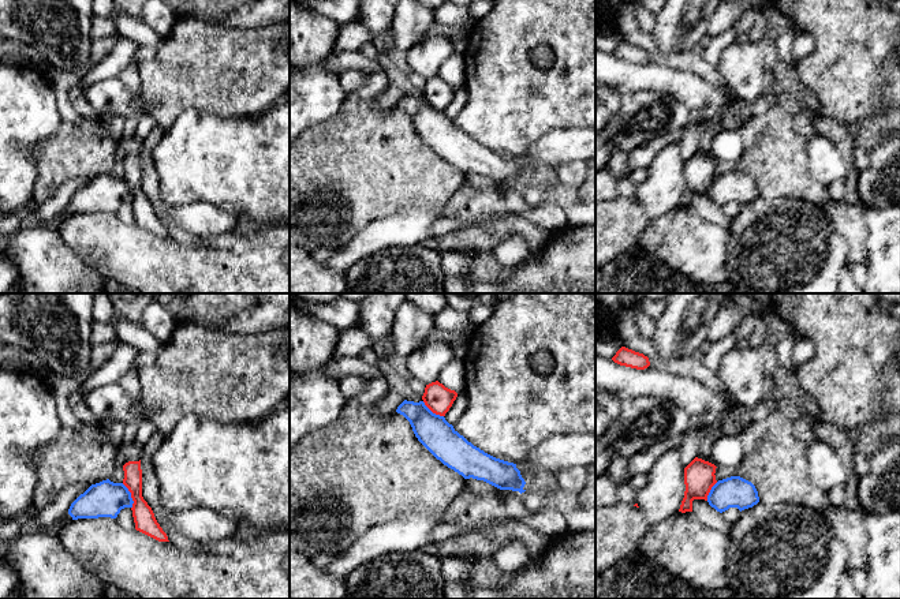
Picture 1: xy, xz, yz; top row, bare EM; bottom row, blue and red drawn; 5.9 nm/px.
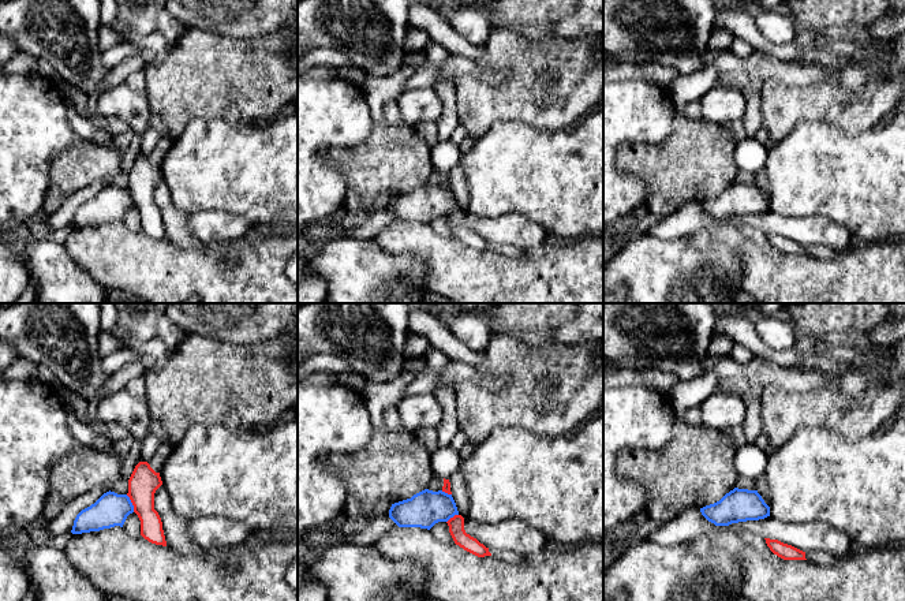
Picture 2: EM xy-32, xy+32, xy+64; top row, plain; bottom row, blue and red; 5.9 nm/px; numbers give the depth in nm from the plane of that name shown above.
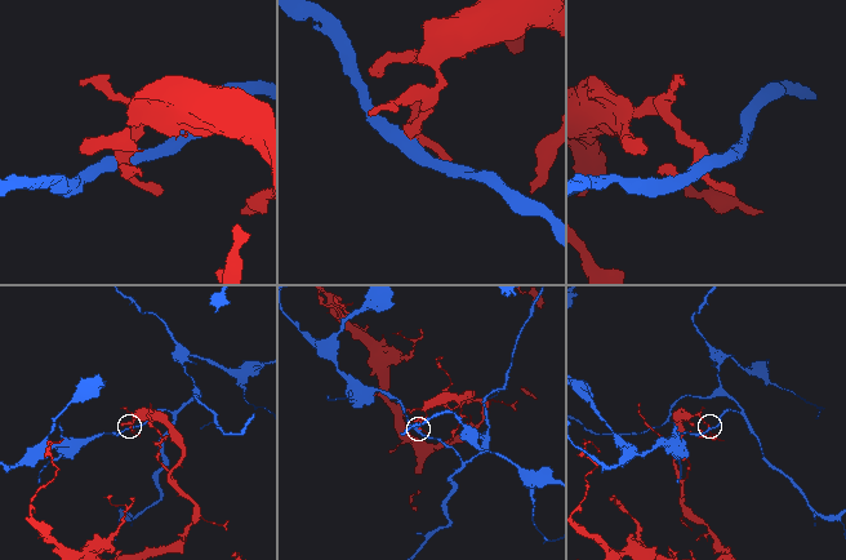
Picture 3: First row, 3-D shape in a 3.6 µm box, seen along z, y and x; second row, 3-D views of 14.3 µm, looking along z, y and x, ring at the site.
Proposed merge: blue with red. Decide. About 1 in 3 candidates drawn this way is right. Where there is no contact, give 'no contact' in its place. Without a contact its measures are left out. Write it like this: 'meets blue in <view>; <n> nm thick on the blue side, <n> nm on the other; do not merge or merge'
meets blue in xy; 200 nm thick on the blue side, 130 nm on the other; do not merge

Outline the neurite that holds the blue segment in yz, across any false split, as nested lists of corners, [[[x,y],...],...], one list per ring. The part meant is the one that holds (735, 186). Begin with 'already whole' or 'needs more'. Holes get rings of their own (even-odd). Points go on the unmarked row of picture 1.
already whole; [[[731,171],[718,175],[712,181],[707,190],[707,196],[720,207],[729,202],[737,202],[742,206],[757,199],[759,196],[759,191],[751,176],[740,171]]]

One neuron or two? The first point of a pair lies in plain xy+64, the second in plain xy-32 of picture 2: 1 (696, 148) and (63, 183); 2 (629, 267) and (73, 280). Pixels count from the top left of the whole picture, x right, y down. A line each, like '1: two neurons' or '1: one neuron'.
1: one neuron
2: one neuron

